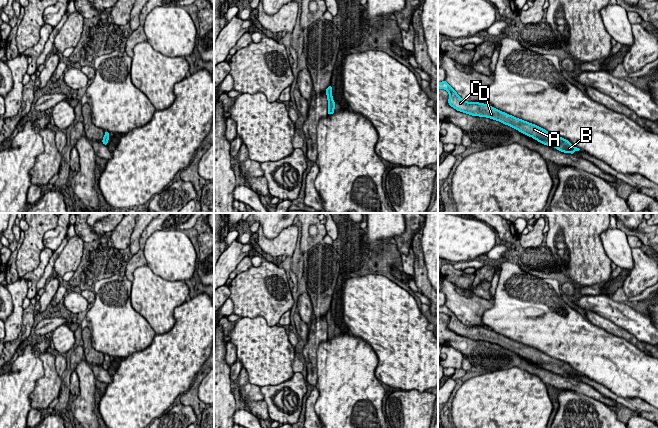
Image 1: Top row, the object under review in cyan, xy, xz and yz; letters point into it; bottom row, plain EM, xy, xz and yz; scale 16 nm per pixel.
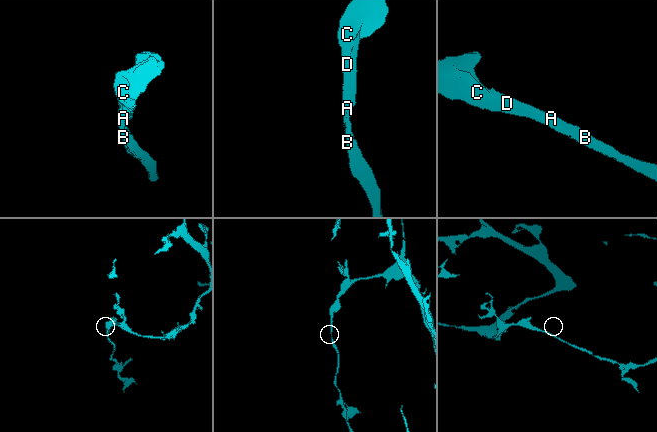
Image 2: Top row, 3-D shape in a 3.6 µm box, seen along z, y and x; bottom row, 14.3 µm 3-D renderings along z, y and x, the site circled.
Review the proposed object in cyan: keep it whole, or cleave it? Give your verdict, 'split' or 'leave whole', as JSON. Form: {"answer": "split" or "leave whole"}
{"answer": "leave whole"}

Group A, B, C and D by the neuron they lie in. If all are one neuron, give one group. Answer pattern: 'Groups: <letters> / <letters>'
Groups: A B C D

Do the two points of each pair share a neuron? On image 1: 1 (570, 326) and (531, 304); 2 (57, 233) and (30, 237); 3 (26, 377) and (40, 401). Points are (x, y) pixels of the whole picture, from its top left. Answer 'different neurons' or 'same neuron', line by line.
1: same neuron
2: different neurons
3: different neurons

